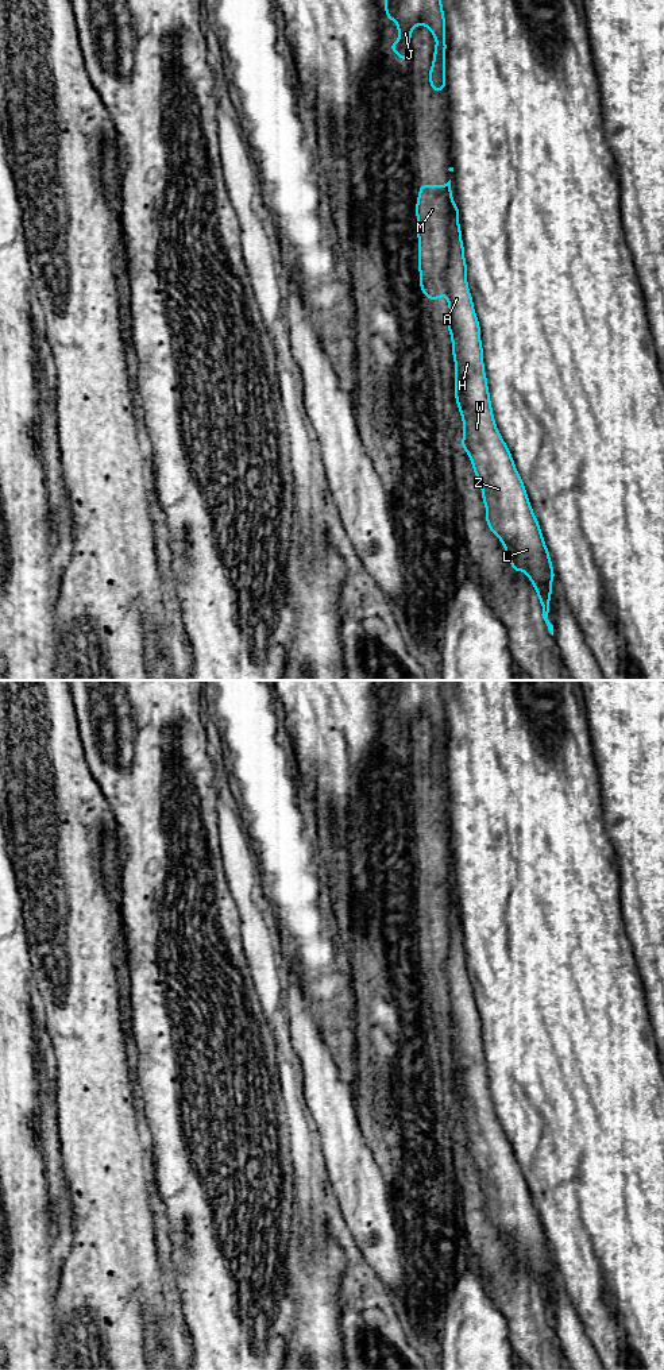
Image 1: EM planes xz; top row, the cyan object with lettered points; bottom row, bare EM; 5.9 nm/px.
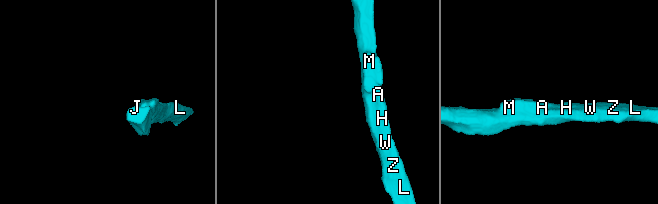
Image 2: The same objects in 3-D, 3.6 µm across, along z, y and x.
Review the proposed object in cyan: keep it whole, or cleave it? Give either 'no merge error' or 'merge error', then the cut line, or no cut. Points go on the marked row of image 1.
merge error; cut in xz along (437, 186), (447, 204), (448, 258), (441, 290), (432, 298)

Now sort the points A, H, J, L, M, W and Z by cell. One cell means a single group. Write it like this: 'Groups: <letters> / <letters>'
Groups: A H J L W Z / M

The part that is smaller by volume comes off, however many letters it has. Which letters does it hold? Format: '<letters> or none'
M

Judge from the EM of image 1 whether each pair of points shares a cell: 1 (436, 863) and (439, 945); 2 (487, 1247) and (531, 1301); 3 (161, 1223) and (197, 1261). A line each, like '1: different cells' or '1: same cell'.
1: same cell
2: same cell
3: different cells

